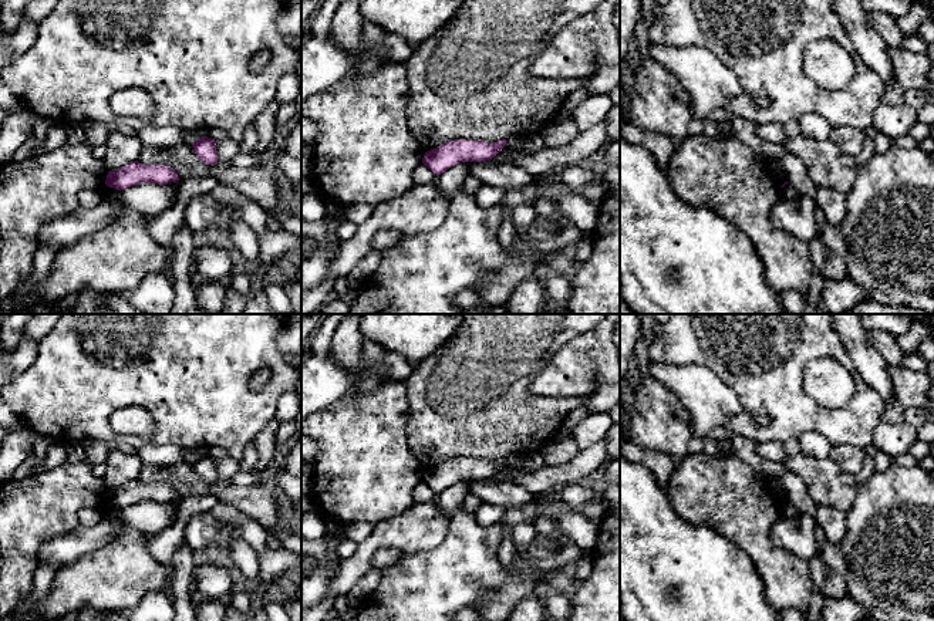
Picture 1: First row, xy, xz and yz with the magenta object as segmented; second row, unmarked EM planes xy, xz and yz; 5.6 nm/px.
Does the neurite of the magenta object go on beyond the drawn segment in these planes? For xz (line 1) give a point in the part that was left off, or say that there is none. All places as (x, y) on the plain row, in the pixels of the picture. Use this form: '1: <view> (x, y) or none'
1: none

